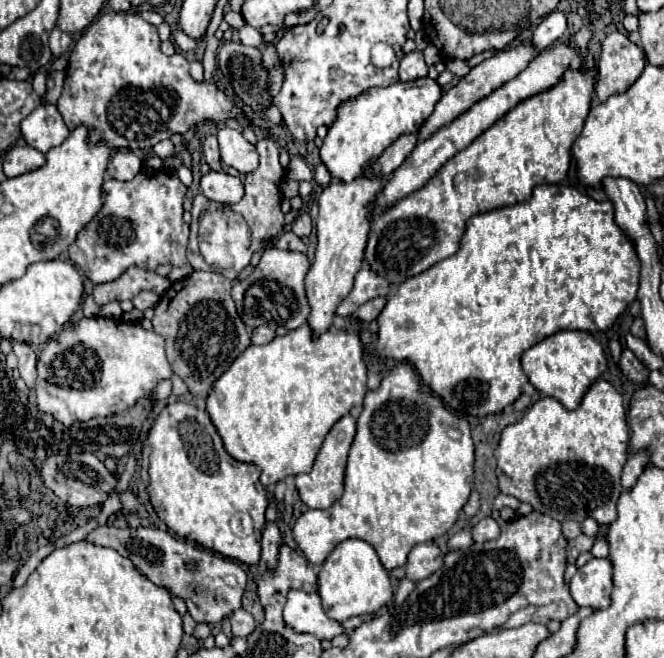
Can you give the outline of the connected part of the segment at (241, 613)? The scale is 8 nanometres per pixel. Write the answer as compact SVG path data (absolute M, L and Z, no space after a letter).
M239 608L239 610L233 612L233 616L231 616L231 626L233 626L233 636L247 638L247 636L255 630L257 624L255 624L253 616L251 616L247 610Z

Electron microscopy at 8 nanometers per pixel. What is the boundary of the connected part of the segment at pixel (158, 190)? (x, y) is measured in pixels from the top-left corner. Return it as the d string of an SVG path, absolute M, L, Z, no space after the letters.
M141 170L129 182L107 178L101 190L103 190L103 208L87 224L87 228L79 234L79 238L69 246L71 262L77 264L93 284L113 282L129 266L155 270L159 264L165 264L165 262L169 262L171 266L183 266L187 262L185 250L189 240L189 224L183 220L183 198L187 188L179 182L177 176L169 176L165 172L151 174L147 170Z

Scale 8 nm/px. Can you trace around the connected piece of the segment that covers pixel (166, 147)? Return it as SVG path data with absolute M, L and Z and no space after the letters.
M163 140L163 142L159 142L159 144L153 146L153 154L159 156L161 160L165 160L165 158L169 158L169 156L175 154L175 146L173 146L171 140Z

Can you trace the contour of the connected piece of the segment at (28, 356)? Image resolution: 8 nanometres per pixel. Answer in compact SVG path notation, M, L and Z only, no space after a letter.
M11 340L11 344L13 344L15 356L19 358L21 378L25 380L29 390L35 390L35 386L37 386L37 354L35 354L35 350L29 344L15 342L15 340Z

